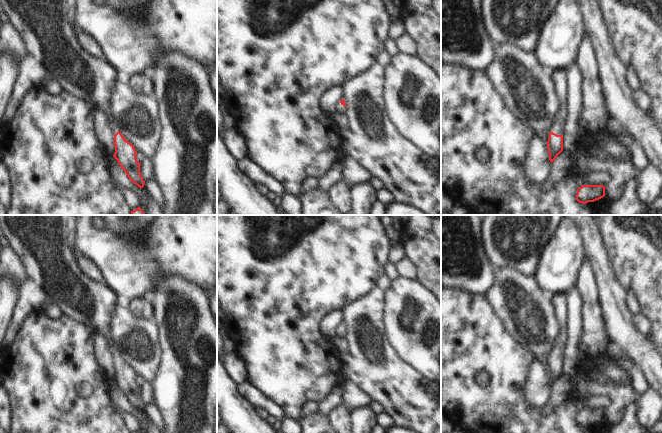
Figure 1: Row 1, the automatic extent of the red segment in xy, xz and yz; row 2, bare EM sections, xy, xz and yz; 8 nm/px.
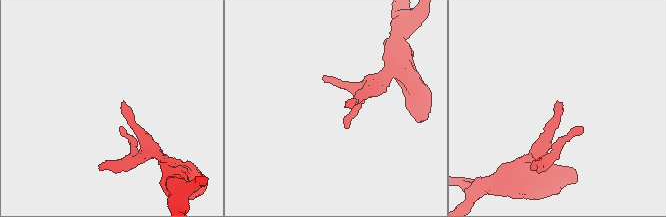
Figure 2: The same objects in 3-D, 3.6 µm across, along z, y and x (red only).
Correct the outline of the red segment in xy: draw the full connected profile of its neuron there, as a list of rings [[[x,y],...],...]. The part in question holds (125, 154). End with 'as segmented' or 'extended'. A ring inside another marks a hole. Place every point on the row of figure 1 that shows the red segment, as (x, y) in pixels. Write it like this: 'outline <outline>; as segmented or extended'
outline [[[110,122],[114,135],[115,153],[113,157],[126,173],[127,177],[138,187],[143,188],[145,181],[140,174],[140,162],[136,159],[134,146],[119,132],[117,124]]]; extended

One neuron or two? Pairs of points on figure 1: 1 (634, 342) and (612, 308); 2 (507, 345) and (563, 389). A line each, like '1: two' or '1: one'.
1: one
2: two

